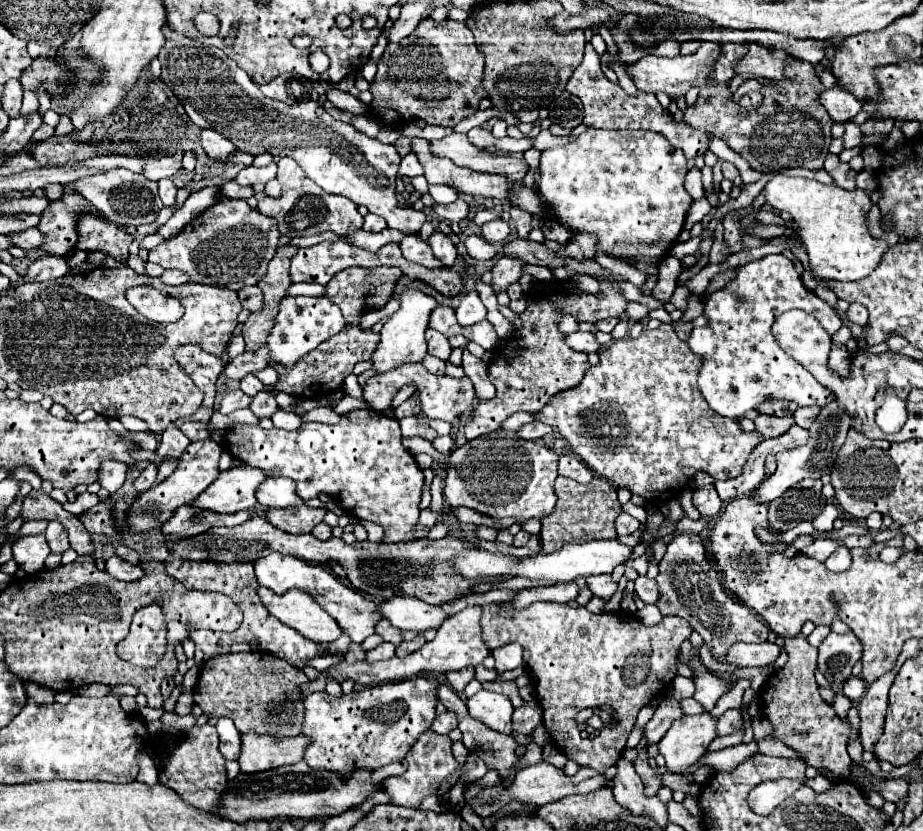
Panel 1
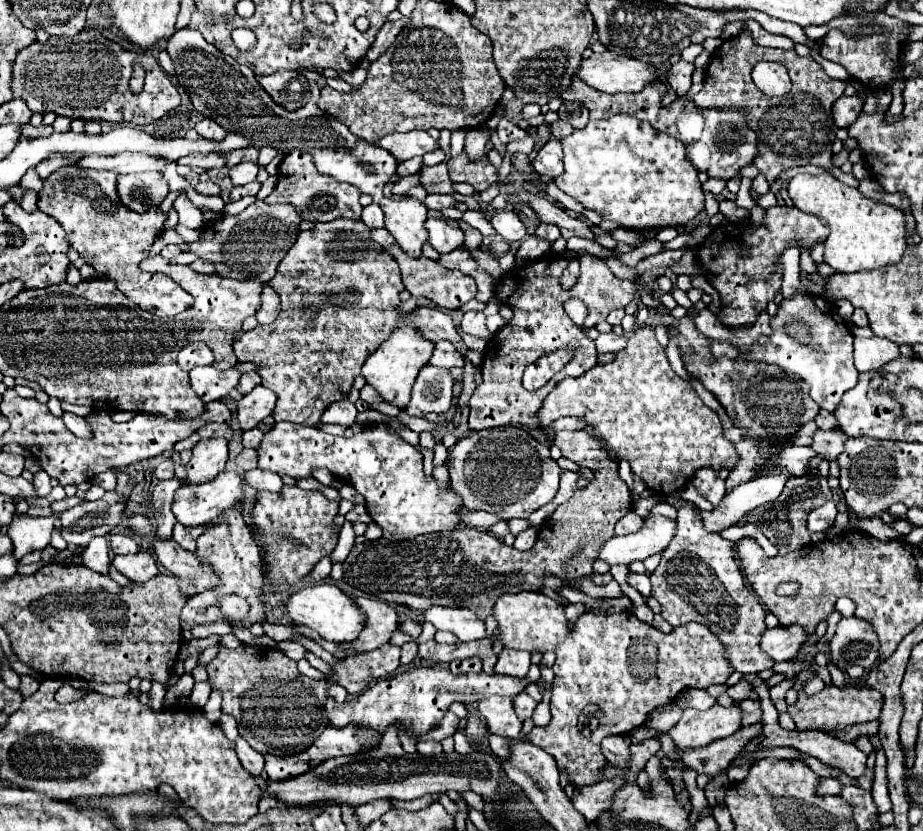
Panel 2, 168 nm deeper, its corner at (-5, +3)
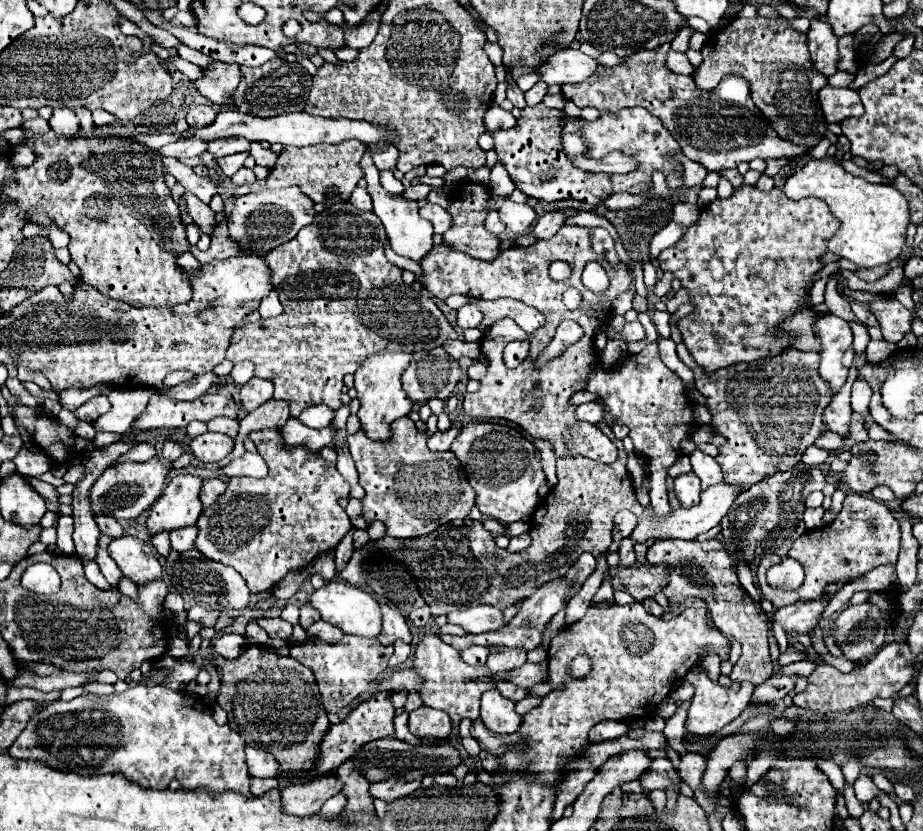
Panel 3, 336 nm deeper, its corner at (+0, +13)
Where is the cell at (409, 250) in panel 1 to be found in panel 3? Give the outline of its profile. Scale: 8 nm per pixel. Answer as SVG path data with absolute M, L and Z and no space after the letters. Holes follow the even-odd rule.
M470 180L458 182L458 188L452 194L452 204L446 208L452 216L452 226L450 230L444 232L444 242L464 254L470 254L472 258L494 260L500 254L500 238L484 228L484 220L488 214L488 200L490 200L488 186Z

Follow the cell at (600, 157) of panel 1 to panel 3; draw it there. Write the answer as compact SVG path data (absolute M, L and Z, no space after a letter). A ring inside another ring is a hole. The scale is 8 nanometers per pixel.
M624 108L618 114L608 114L602 112L602 116L594 122L588 120L576 120L576 124L584 130L582 132L582 140L590 142L592 148L586 152L588 158L604 158L606 154L620 150L626 156L632 156L640 162L640 166L630 172L630 174L612 174L612 192L628 192L634 184L642 184L642 182L650 182L652 180L652 172L654 170L662 170L664 174L672 172L672 170L680 170L682 164L674 162L670 158L666 158L668 152L680 152L678 142L670 136L670 132L666 132L666 128L662 128L662 122L658 118L654 118L650 112L646 112L644 108Z

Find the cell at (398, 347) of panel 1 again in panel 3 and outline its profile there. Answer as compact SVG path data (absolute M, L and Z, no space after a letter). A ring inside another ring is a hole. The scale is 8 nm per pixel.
M388 350L378 352L378 354L368 356L368 360L364 360L364 364L354 374L356 378L354 388L360 400L358 418L360 418L364 434L370 440L388 442L392 436L392 422L412 412L412 402L408 394L402 390L402 382L400 382L406 364L410 364L410 356L412 354L406 354L406 352L388 352Z

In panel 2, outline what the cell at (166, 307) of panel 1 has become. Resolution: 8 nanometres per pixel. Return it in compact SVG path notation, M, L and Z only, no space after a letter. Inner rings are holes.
M63 170L63 174L53 172L47 180L43 180L43 190L39 192L39 210L53 216L67 232L71 246L81 254L81 258L85 258L97 270L97 274L113 278L117 282L119 290L123 290L123 294L129 294L129 298L139 308L149 310L157 316L177 316L191 308L193 296L187 294L169 276L139 270L139 262L147 256L147 252L151 250L151 244L161 234L163 222L167 216L161 214L159 208L149 210L147 214L135 214L135 212L127 210L115 194L115 172L105 172L105 170Z

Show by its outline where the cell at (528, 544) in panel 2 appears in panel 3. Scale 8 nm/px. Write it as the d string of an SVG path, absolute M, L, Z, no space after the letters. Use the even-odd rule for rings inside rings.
M524 532L524 534L520 534L520 536L514 536L514 538L510 538L510 546L508 546L508 550L510 552L522 552L522 550L526 550L528 546L530 546L530 534L528 532Z

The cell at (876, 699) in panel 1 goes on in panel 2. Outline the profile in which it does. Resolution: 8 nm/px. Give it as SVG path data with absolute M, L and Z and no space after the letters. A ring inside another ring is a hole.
M879 748L877 750L877 762L875 762L875 780L873 780L873 800L877 804L877 808L881 812L891 810L891 800L889 800L889 792L887 792L887 776L885 776L885 766L887 766L887 756L885 752Z

